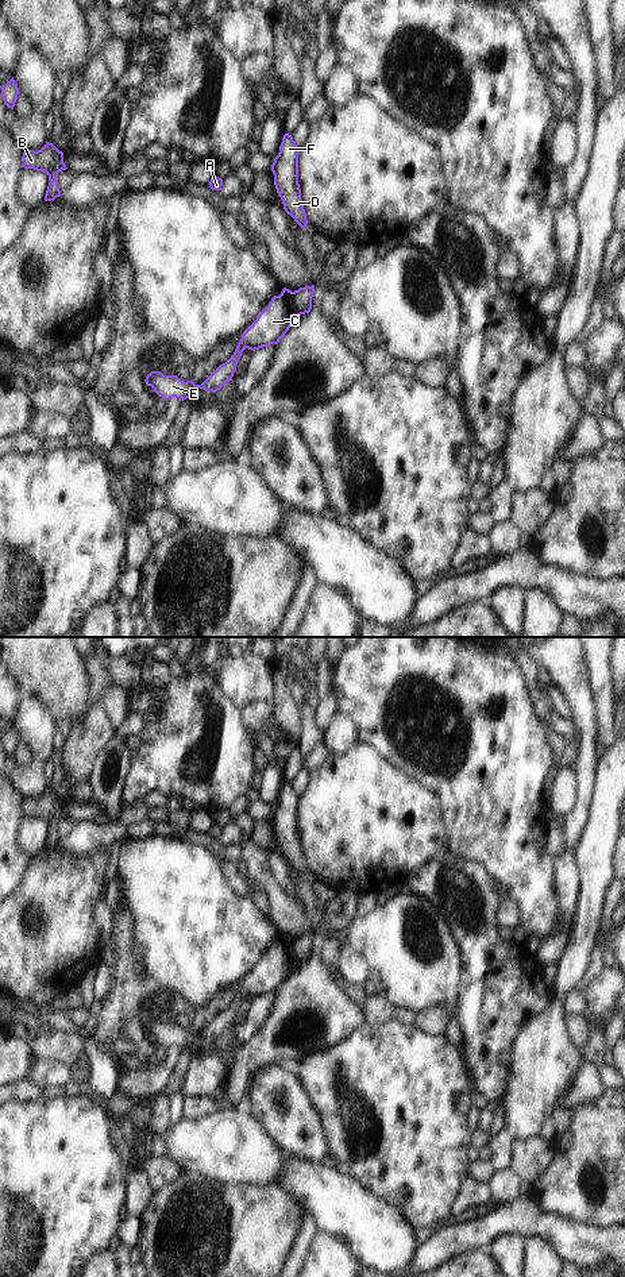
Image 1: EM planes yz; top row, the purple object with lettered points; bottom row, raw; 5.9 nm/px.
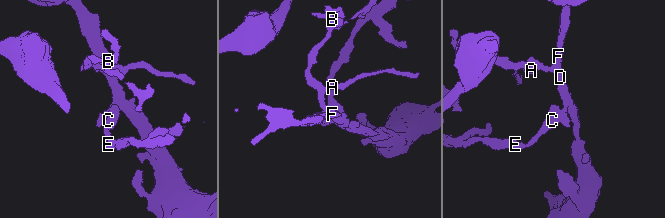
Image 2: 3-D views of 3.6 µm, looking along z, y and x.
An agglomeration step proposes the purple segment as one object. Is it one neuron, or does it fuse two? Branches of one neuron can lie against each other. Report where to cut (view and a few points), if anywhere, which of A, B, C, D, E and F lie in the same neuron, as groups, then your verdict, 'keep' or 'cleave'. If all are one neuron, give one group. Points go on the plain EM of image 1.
cut in yz along (292, 940), (294, 963); A B D F / C E; cleave

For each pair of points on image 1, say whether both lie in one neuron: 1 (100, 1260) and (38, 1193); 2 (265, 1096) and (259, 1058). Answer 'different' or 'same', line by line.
1: different
2: different

